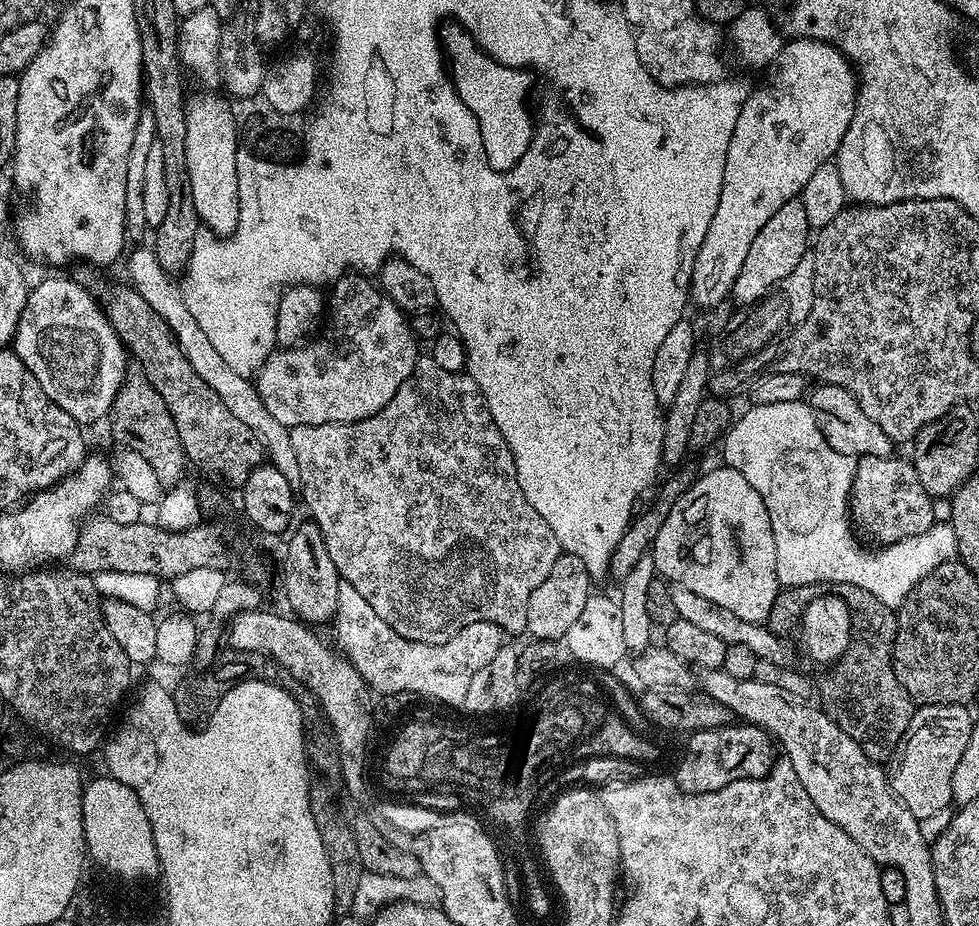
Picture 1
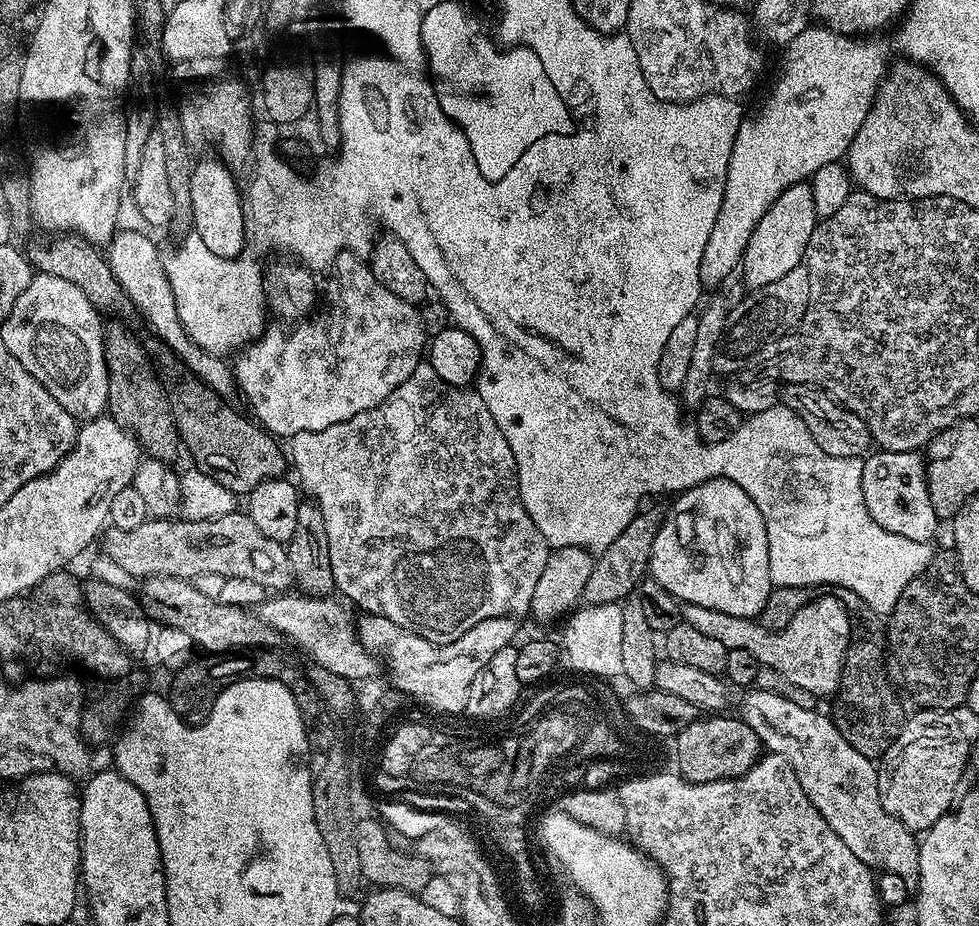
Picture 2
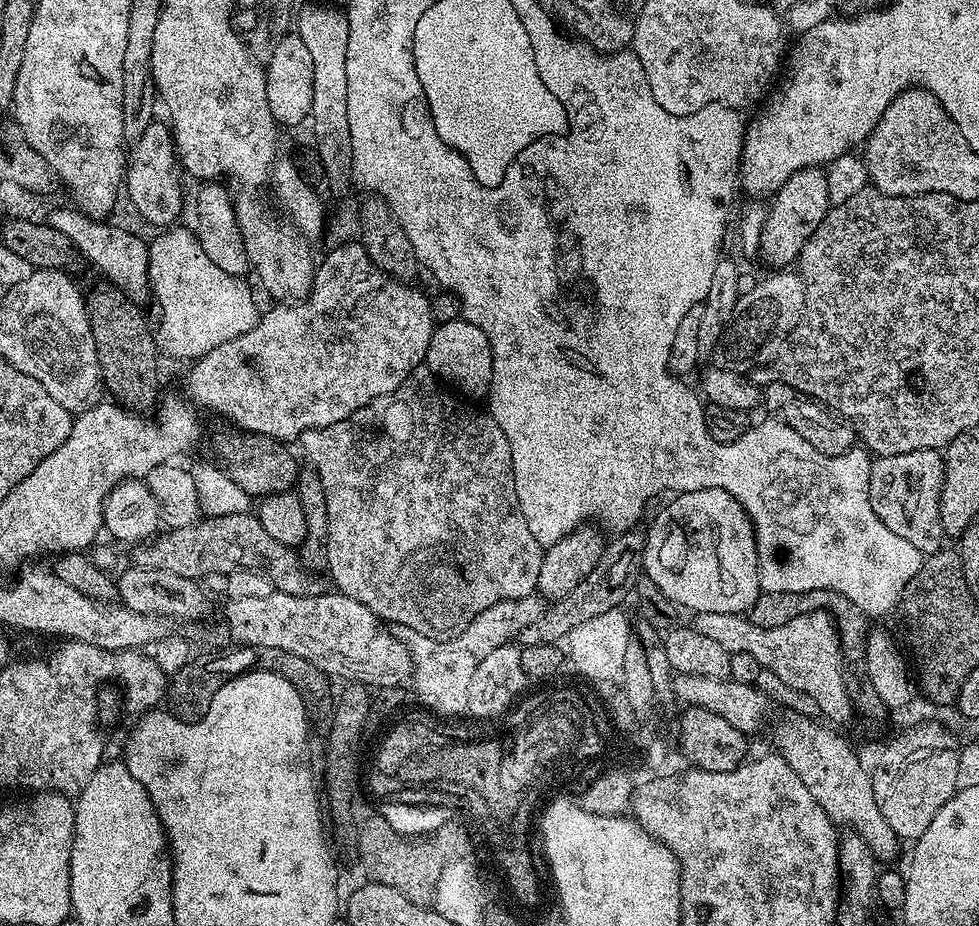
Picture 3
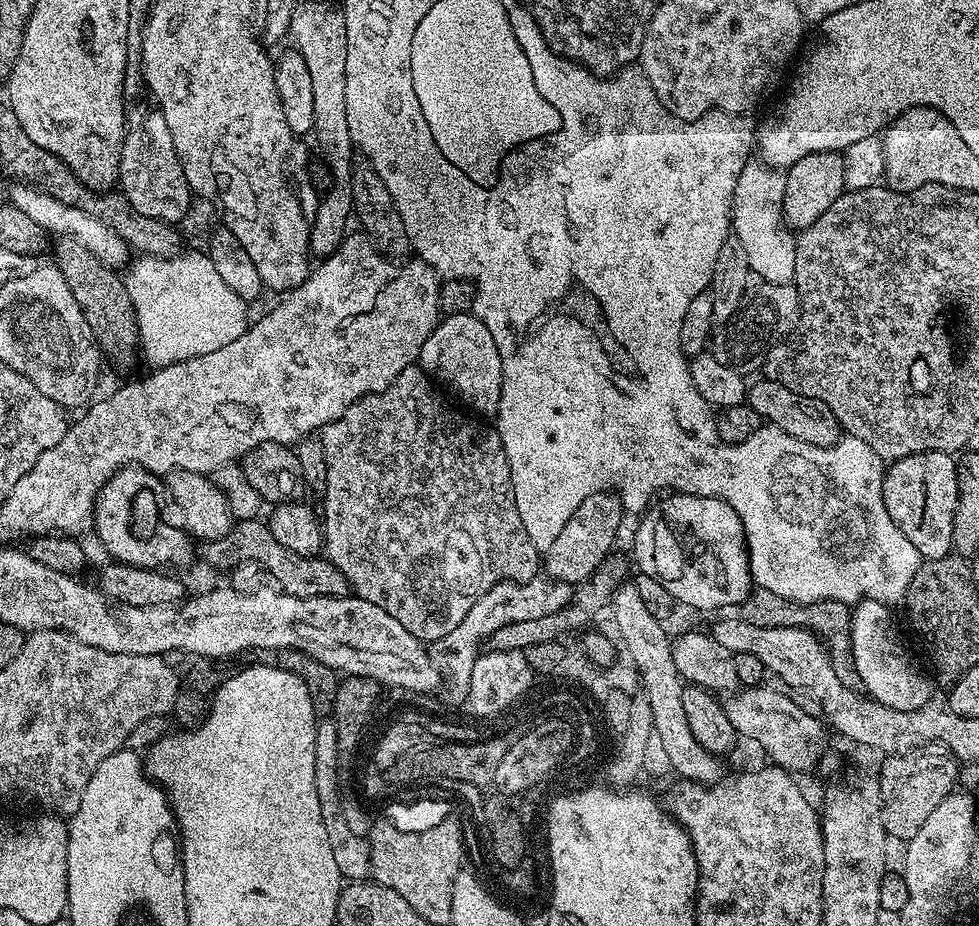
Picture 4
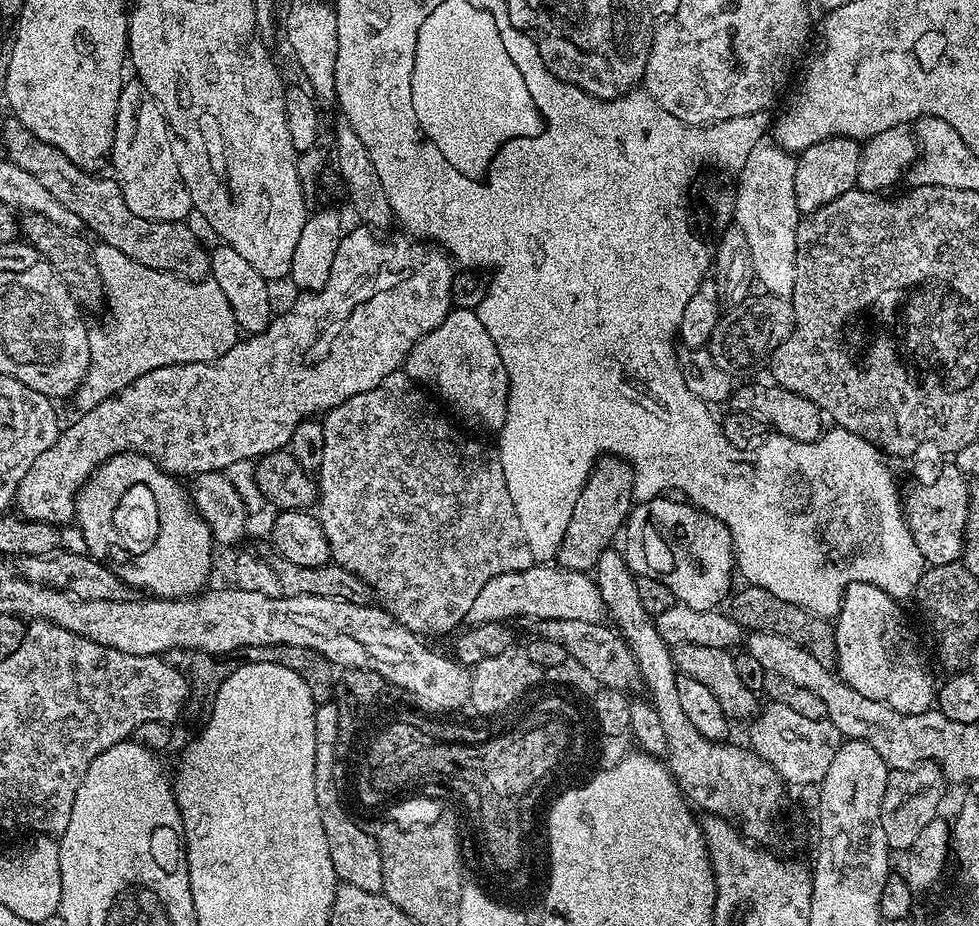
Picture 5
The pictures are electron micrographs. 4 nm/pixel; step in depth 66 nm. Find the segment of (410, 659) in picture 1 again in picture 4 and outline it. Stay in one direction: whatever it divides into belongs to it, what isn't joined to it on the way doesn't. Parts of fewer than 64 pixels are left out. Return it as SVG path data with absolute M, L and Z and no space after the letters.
M551 578L496 584L486 594L482 594L482 598L474 602L474 606L470 606L470 614L466 614L466 618L462 618L462 622L454 626L450 634L431 641L428 656L430 658L437 656L438 662L442 662L449 671L455 689L463 689L468 681L469 669L474 668L474 662L480 656L486 641L496 630L514 622L529 621L530 618L541 618L546 614L554 614L555 611L566 607L572 594L573 589L569 585Z

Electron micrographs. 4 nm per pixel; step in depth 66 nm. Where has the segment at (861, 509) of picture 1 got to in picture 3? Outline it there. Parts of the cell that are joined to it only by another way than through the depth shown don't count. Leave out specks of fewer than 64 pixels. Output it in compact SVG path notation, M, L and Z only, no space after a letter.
M923 448L910 450L910 454L894 454L893 456L876 456L870 470L870 502L874 506L874 514L898 534L898 538L906 538L922 554L941 551L946 537L942 530L940 517L940 486L944 483L944 457L937 449Z

